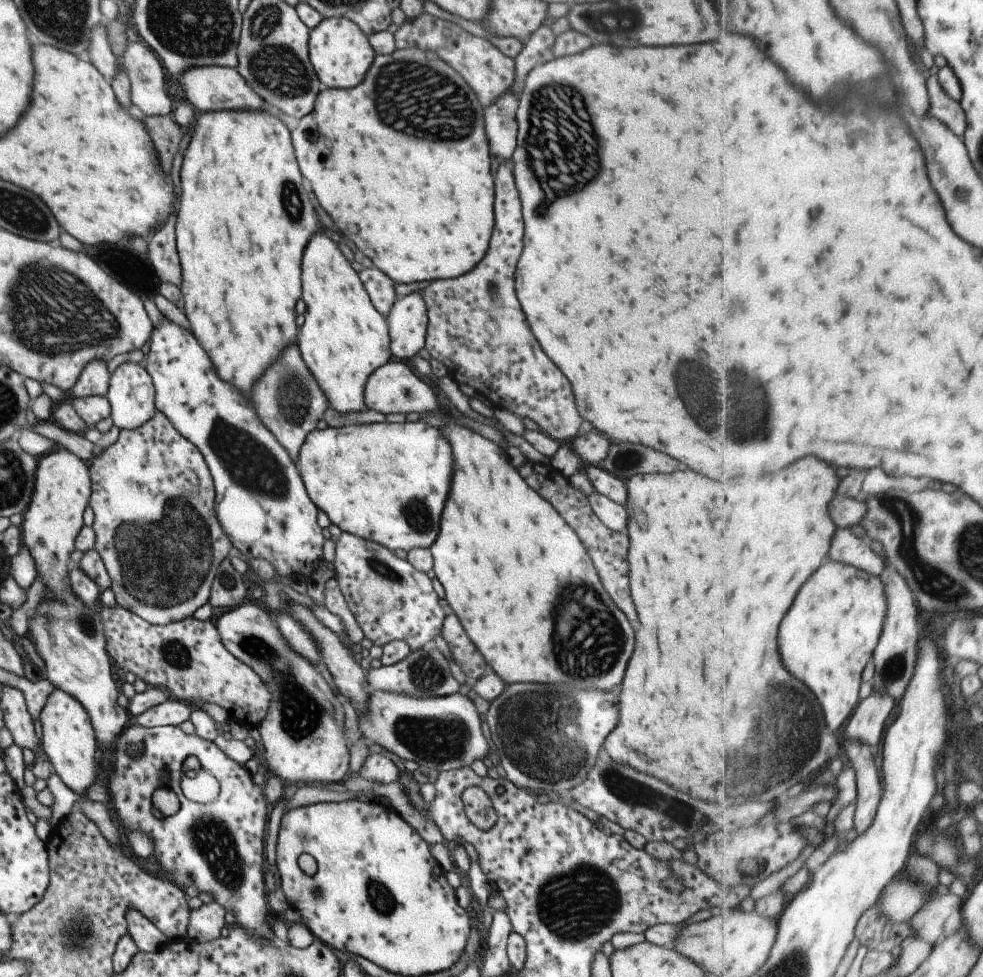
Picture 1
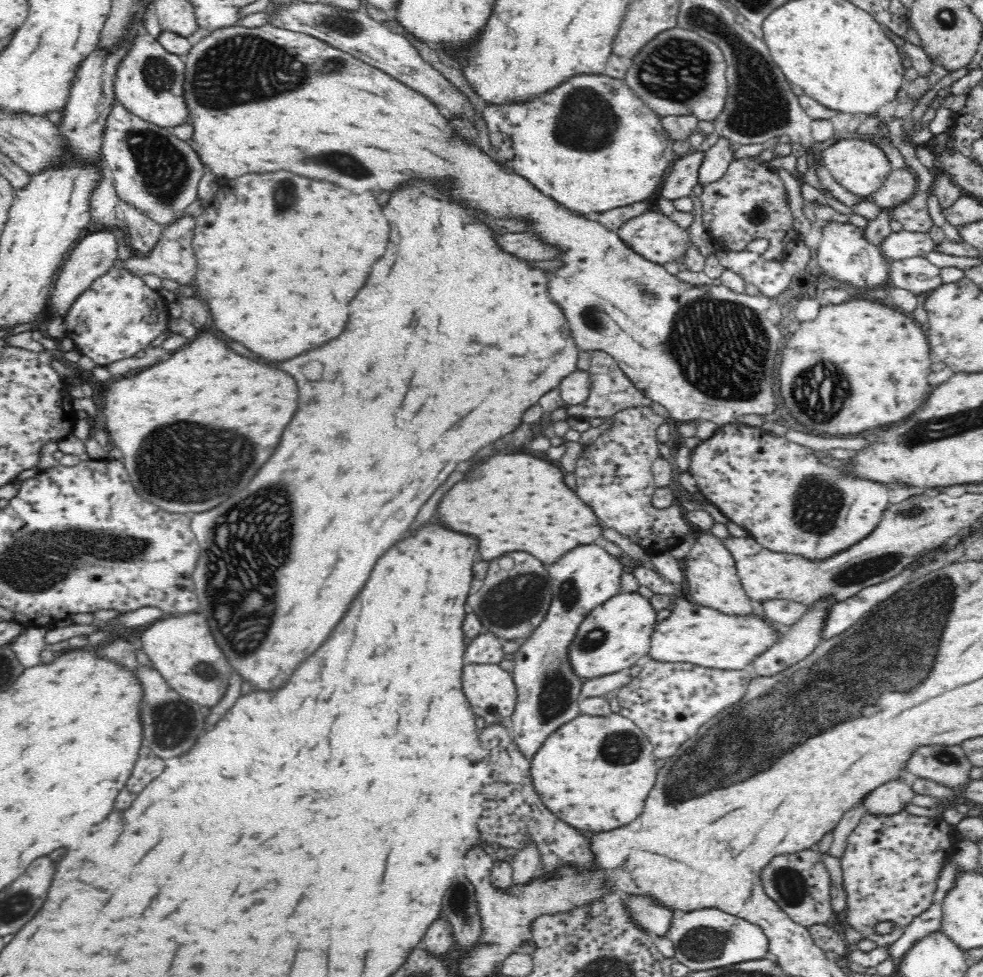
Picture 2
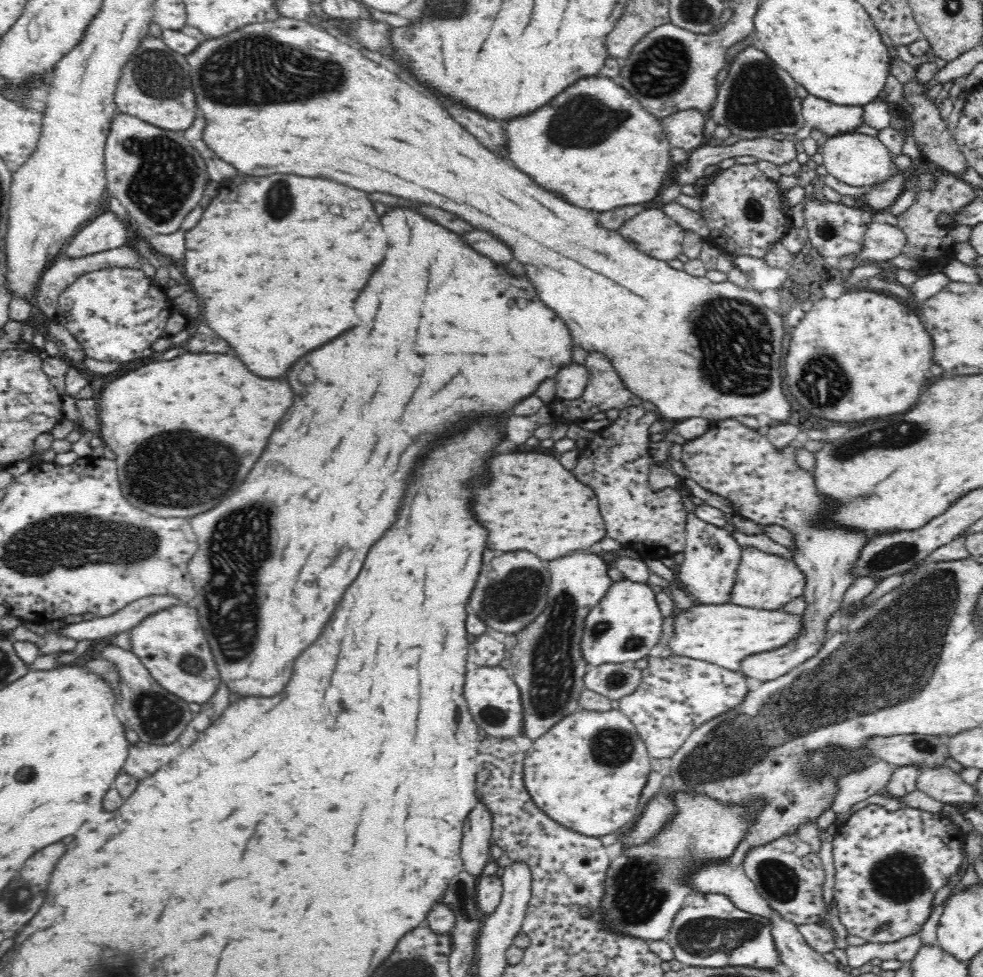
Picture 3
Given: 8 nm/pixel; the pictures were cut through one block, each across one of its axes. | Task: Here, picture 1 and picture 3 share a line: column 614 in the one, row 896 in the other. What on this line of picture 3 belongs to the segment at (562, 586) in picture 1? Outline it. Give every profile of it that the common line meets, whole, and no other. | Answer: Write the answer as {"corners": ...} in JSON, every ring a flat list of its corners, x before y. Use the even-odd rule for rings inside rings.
{"corners":[[676,794,676,806,678,806,678,812,674,816,674,822,662,834,658,834,652,844,646,844,640,848,630,848,620,858,612,860,612,864,610,864,608,878,606,878,606,896,602,900,602,908,604,908,606,924,616,933,634,936,645,941,665,940,673,923,672,918,682,908,684,896,692,894,690,886,684,884,692,866,696,866,698,862,720,860,720,858,732,856,738,842,744,838,746,820,744,820,744,808,740,808,740,806,728,808,704,794,694,794,694,796]]}

